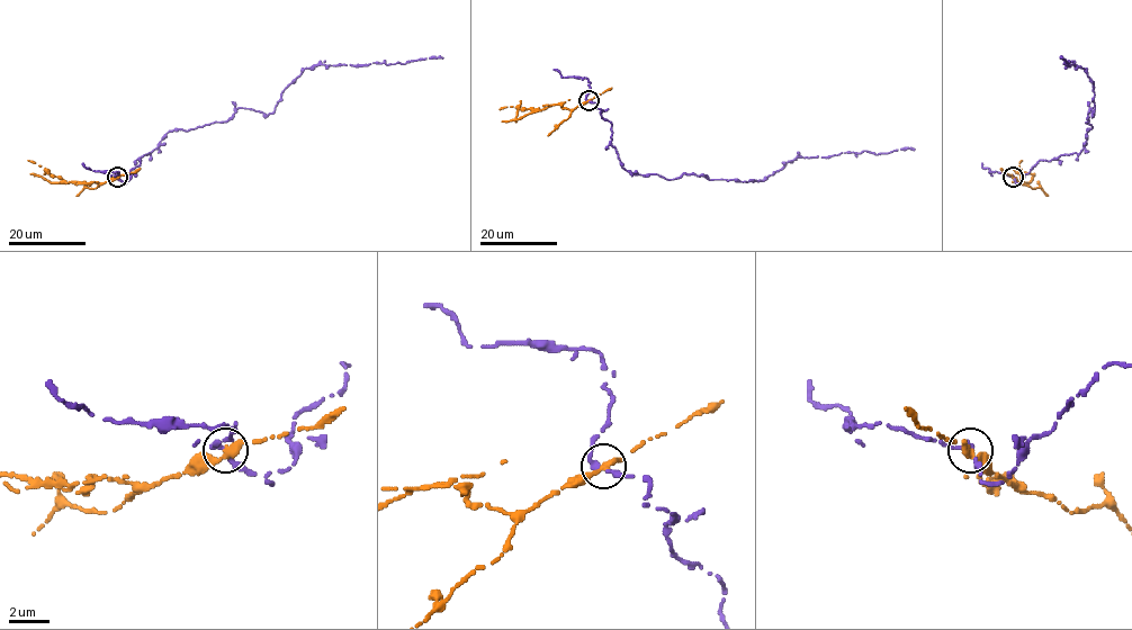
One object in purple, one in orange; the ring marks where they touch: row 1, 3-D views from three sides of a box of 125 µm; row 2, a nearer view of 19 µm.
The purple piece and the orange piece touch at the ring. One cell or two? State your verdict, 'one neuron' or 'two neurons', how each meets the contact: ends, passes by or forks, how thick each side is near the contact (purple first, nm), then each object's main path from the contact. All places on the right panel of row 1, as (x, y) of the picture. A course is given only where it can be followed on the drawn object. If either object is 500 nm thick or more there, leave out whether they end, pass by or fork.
two neurons; purple passes by; orange ends there; 200 nm thick on the purple side, 480 nm on the other; purple runs (1013, 176), (1020, 182), (1039, 160), (1079, 153), (1092, 128), (1093, 82), (1062, 57); orange runs (1013, 177), (1022, 183), (1016, 183), (1023, 182), (1022, 160)

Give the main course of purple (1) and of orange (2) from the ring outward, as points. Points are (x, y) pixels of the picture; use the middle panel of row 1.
1: (587, 100), (611, 124), (610, 144), (622, 167), (667, 179), (683, 173), (758, 181), (797, 158), (914, 150)
2: (587, 100), (574, 109), (559, 104), (537, 110), (499, 109)

